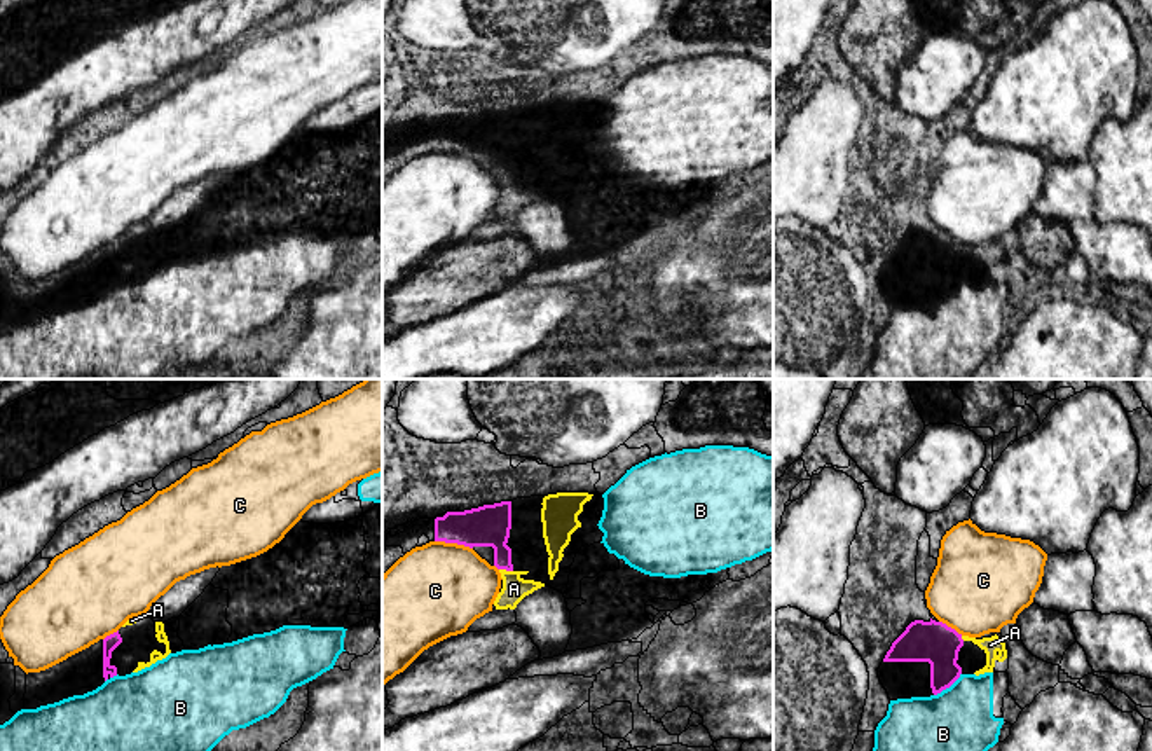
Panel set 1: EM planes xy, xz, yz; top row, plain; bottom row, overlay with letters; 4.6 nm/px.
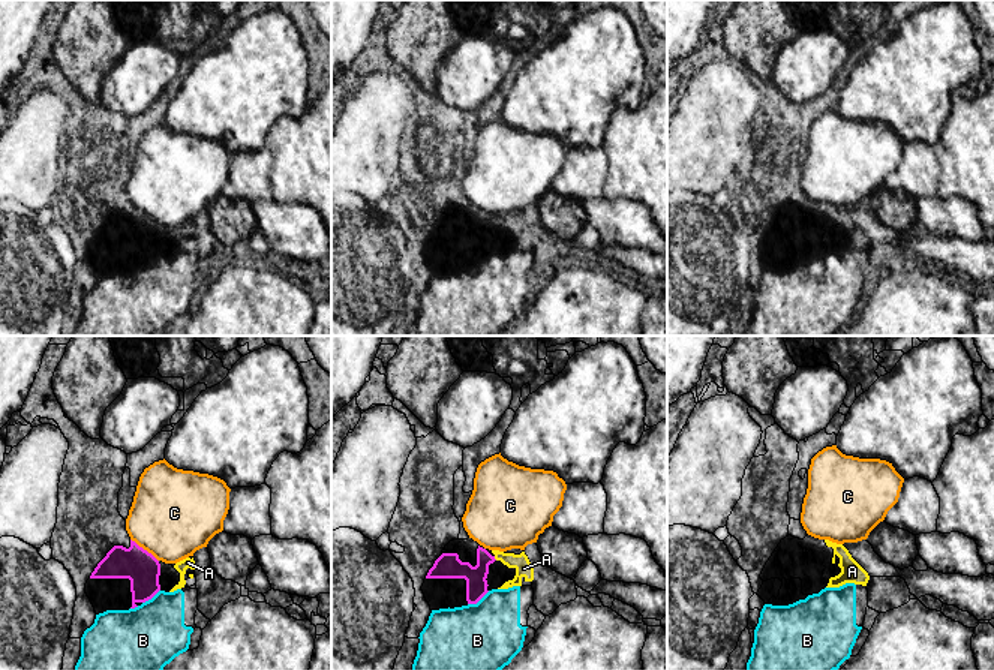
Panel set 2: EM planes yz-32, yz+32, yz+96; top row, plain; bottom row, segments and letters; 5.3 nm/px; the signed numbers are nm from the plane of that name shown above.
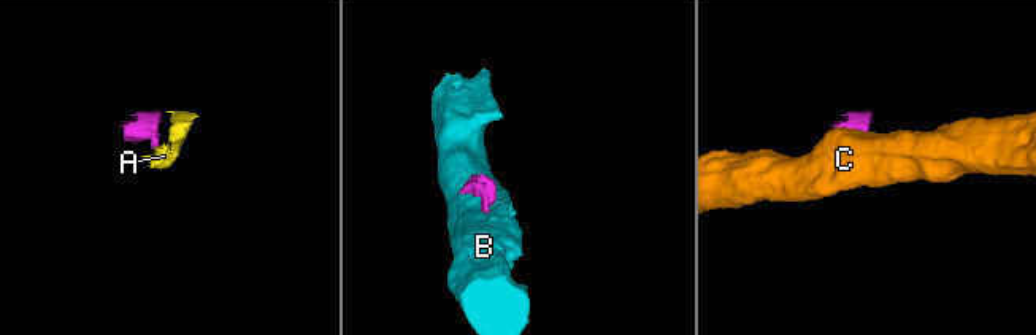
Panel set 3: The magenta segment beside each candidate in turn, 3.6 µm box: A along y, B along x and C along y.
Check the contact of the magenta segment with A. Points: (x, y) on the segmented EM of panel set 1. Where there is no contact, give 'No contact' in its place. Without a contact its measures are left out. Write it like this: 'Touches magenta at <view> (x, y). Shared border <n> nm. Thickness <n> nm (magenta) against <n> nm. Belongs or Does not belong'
Touches magenta at xz (507, 570). Shared border 70 nm. Thickness 190 nm (magenta) against 110 nm. Belongs

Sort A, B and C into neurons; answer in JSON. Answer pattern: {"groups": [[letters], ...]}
{"groups": [["A"], ["B"], ["C"]]}

